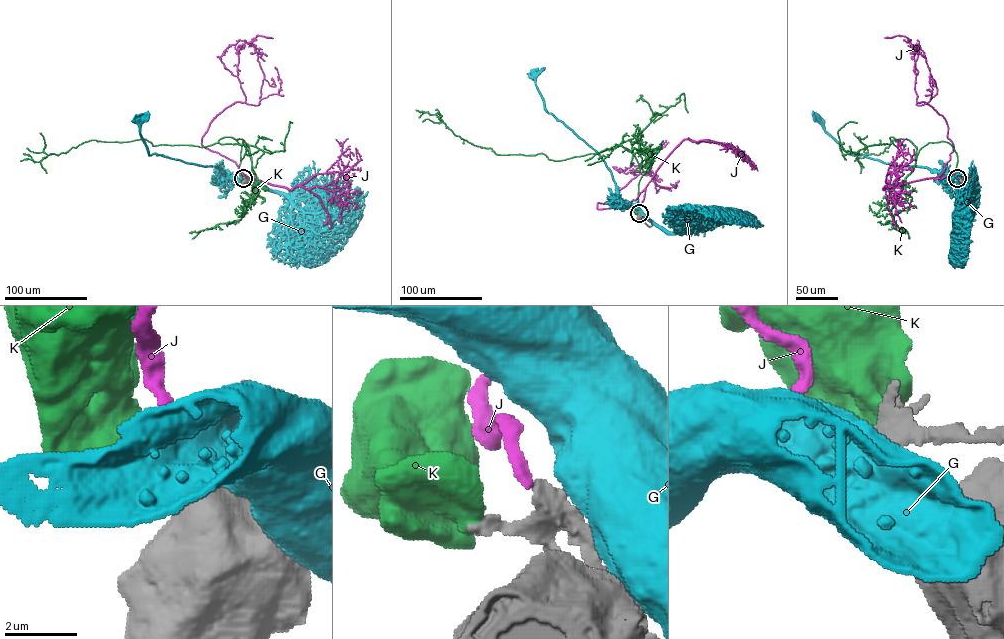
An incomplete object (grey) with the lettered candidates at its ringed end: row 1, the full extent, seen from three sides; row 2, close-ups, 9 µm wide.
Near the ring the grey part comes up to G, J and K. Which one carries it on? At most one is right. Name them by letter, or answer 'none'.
J

